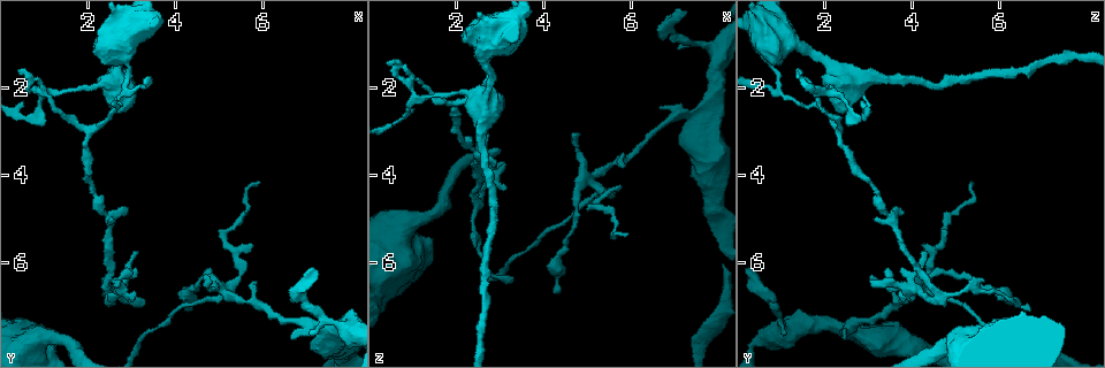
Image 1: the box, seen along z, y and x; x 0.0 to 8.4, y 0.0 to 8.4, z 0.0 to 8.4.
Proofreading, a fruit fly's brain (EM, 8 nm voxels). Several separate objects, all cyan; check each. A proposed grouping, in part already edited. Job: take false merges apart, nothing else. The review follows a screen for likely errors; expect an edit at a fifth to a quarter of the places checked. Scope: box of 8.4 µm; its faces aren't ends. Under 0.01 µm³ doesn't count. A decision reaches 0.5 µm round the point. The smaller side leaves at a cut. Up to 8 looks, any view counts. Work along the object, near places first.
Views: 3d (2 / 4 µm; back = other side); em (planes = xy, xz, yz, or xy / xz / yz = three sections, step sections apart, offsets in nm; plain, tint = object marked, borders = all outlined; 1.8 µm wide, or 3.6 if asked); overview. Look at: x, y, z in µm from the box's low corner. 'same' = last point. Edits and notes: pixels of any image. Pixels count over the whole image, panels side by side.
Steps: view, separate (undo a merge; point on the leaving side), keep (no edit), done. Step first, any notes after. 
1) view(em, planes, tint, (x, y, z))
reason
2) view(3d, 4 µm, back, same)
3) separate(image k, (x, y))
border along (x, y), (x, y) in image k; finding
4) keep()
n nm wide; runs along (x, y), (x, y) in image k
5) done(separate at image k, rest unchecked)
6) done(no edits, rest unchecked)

view(3d, 2 µm, (1.15, 2.15, 2.25))

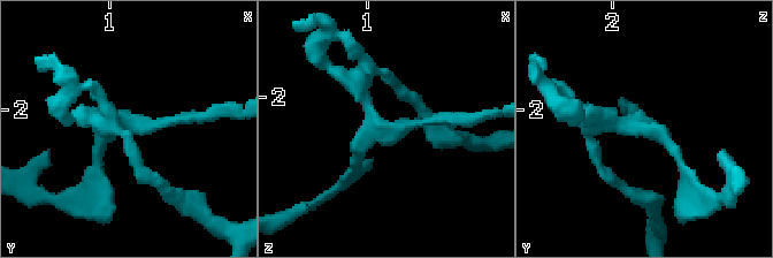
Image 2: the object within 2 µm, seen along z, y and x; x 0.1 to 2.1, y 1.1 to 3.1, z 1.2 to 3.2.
view(em, 3.6 µm, planes, tint, (1.18, 2.14, 2.30))
now the EM

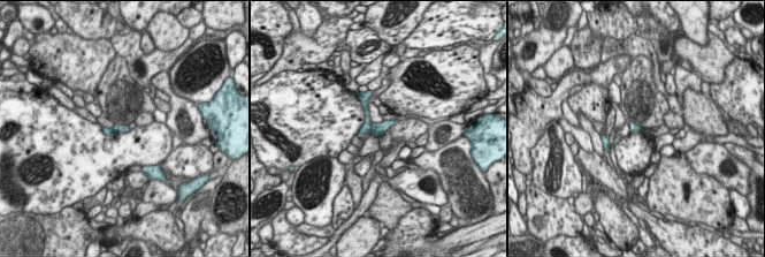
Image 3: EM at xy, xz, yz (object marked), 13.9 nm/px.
separate(image 3, (366, 127))
border along (369, 121), (370, 130) in image 3; two neurons meet here

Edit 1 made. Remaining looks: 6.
view(em, xz, step 4, tint, (6.80, 6.75, 0.65))
abrupt turn

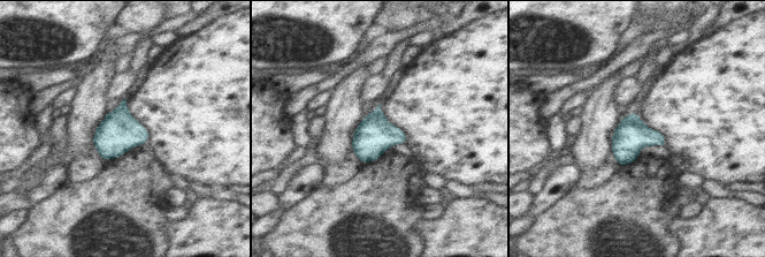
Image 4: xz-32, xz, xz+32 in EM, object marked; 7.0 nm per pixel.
view(em, planes, tint, same)
another direction

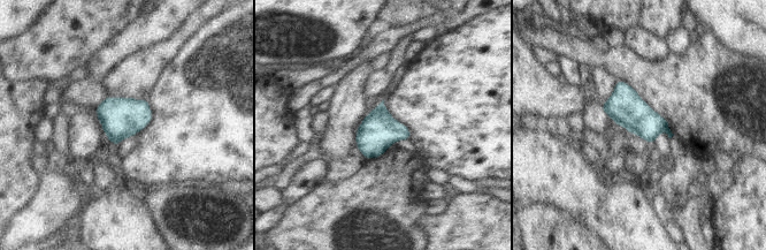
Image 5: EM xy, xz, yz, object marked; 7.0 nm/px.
keep()
all the same neuron

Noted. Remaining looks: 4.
done(separate at image 3, rest unchecked)

